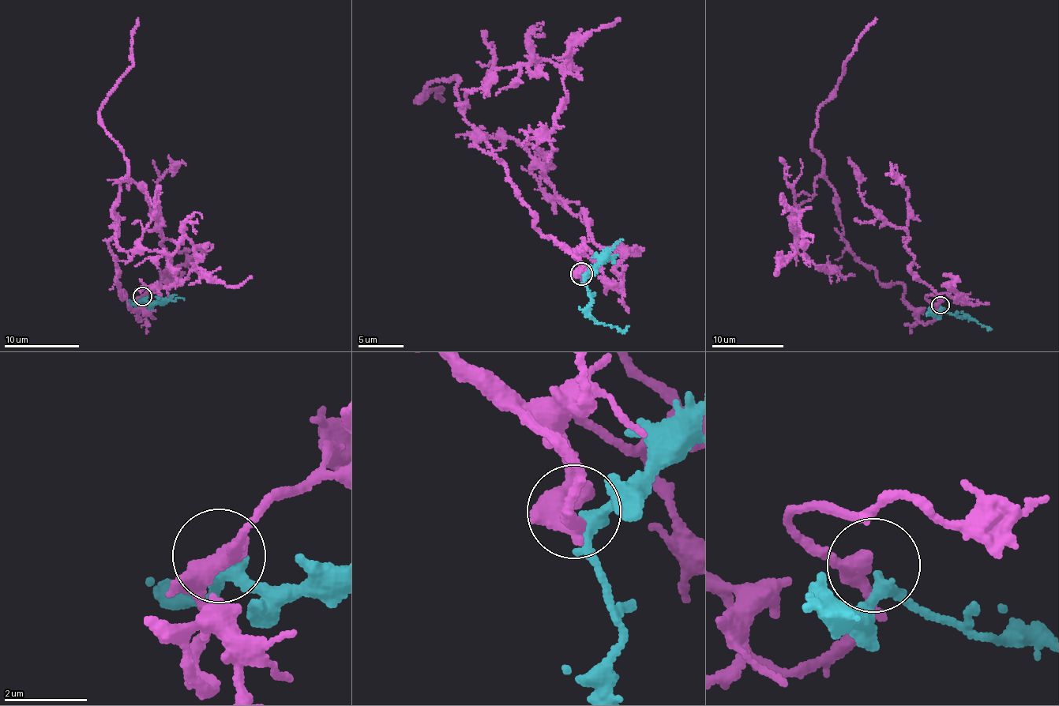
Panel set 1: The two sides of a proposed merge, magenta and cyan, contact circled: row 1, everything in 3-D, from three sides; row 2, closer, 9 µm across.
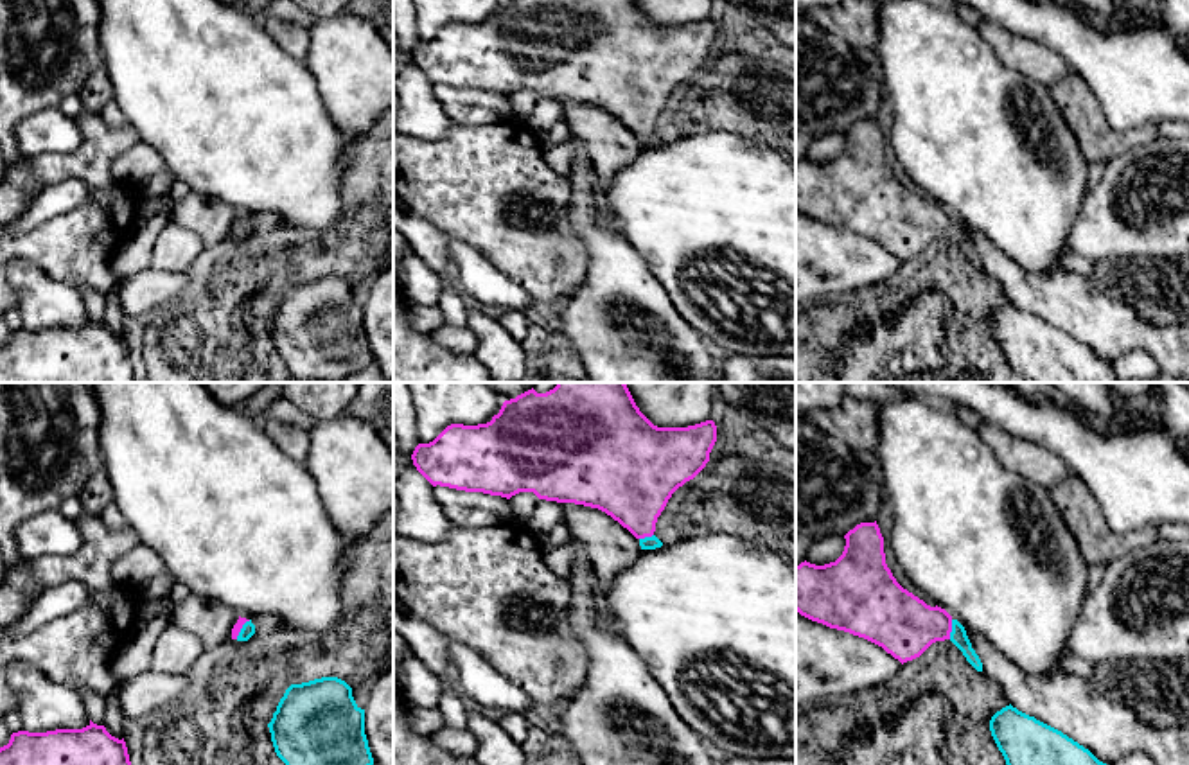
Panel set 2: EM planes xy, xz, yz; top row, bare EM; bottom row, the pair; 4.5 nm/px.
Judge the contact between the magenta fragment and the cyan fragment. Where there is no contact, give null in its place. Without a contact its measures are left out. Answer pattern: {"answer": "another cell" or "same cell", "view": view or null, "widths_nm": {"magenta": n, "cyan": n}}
{"answer": "same cell", "view": "yz", "widths_nm": {"magenta": 280, "cyan": 80}}

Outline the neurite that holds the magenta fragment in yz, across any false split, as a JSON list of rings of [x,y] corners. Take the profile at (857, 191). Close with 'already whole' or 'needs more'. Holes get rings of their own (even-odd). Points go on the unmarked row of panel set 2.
[[[876,119],[857,122],[844,136],[844,149],[835,160],[815,163],[805,158],[796,163],[796,208],[801,214],[864,235],[902,262],[920,255],[932,241],[950,237],[982,269],[964,224],[896,180],[885,162]]] | needs more

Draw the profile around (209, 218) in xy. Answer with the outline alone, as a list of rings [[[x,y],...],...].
[[[189,192],[183,199],[172,201],[171,221],[196,233],[205,248],[232,237],[232,226],[239,212],[226,201]]]

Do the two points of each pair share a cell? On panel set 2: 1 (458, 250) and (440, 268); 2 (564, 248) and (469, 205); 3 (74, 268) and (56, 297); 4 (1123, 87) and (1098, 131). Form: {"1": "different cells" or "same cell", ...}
{"1": "different cells", "2": "same cell", "3": "different cells", "4": "different cells"}

